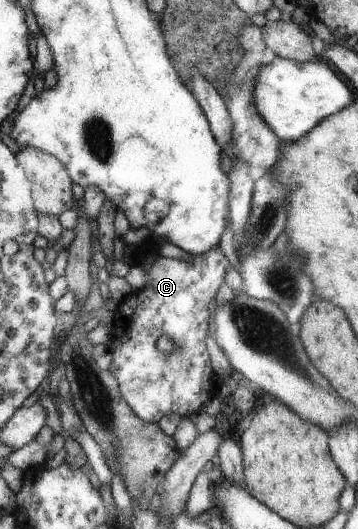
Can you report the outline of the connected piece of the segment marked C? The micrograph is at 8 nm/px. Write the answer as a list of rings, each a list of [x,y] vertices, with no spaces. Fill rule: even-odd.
[[[214,246],[208,252],[192,254],[190,259],[177,259],[158,256],[152,262],[145,262],[140,256],[137,265],[145,273],[144,287],[130,294],[122,303],[117,304],[113,313],[110,351],[112,361],[109,370],[117,377],[119,390],[126,403],[134,413],[145,422],[157,423],[168,413],[176,413],[181,418],[193,418],[200,413],[206,401],[219,393],[219,377],[214,375],[210,367],[210,357],[206,351],[208,337],[208,321],[210,321],[210,303],[216,297],[218,289],[225,284],[226,274],[231,265],[220,246]],[[162,336],[170,336],[175,343],[175,349],[169,354],[158,349],[157,341]]]

